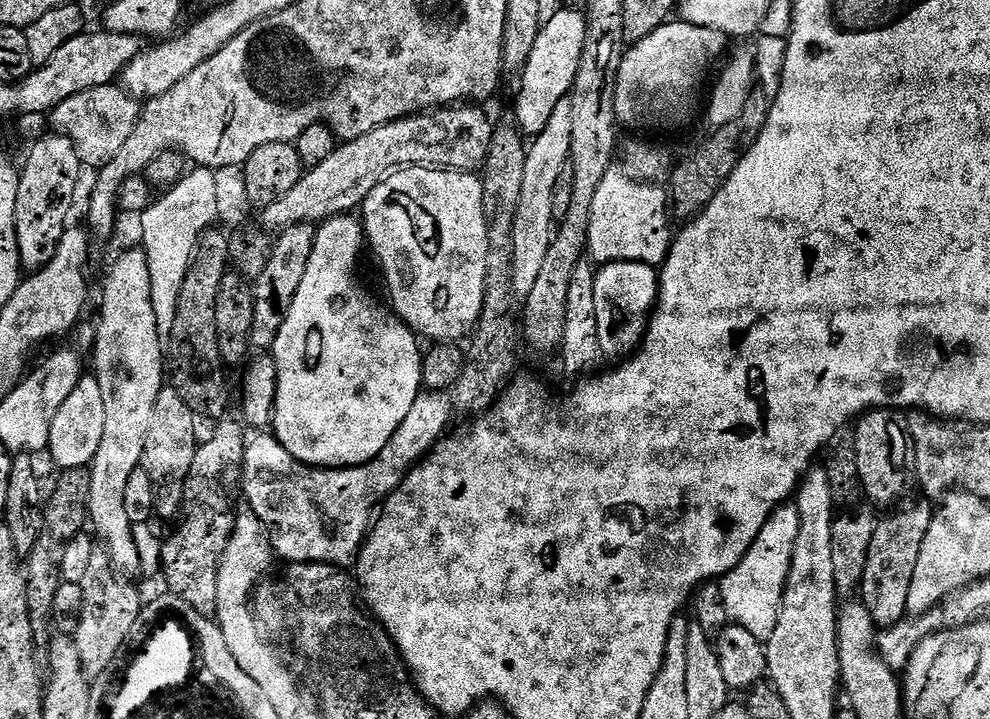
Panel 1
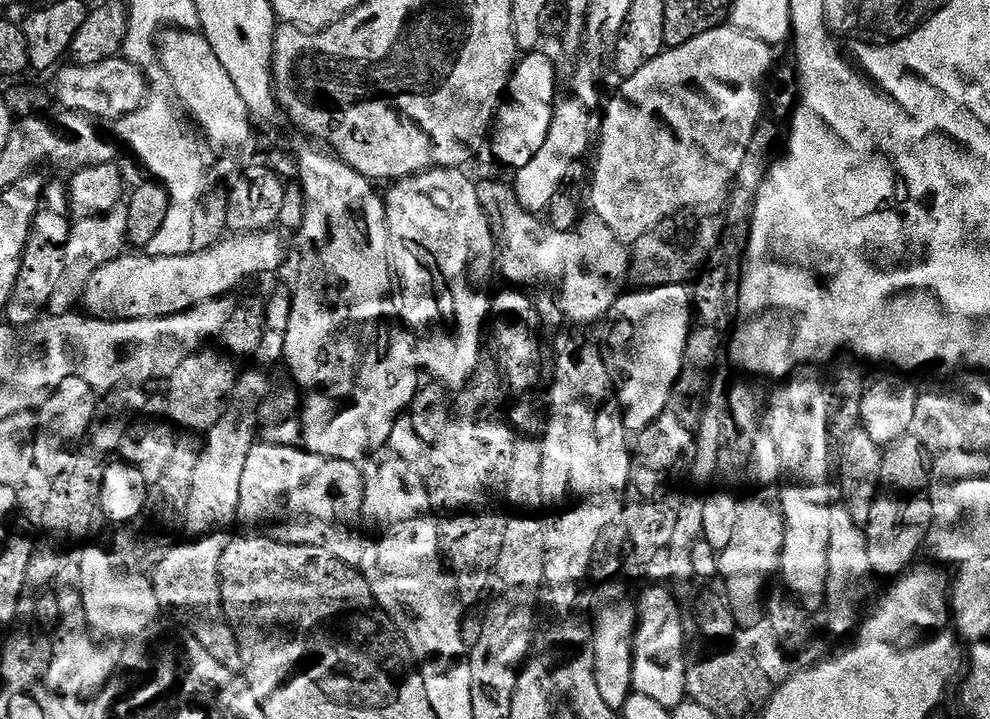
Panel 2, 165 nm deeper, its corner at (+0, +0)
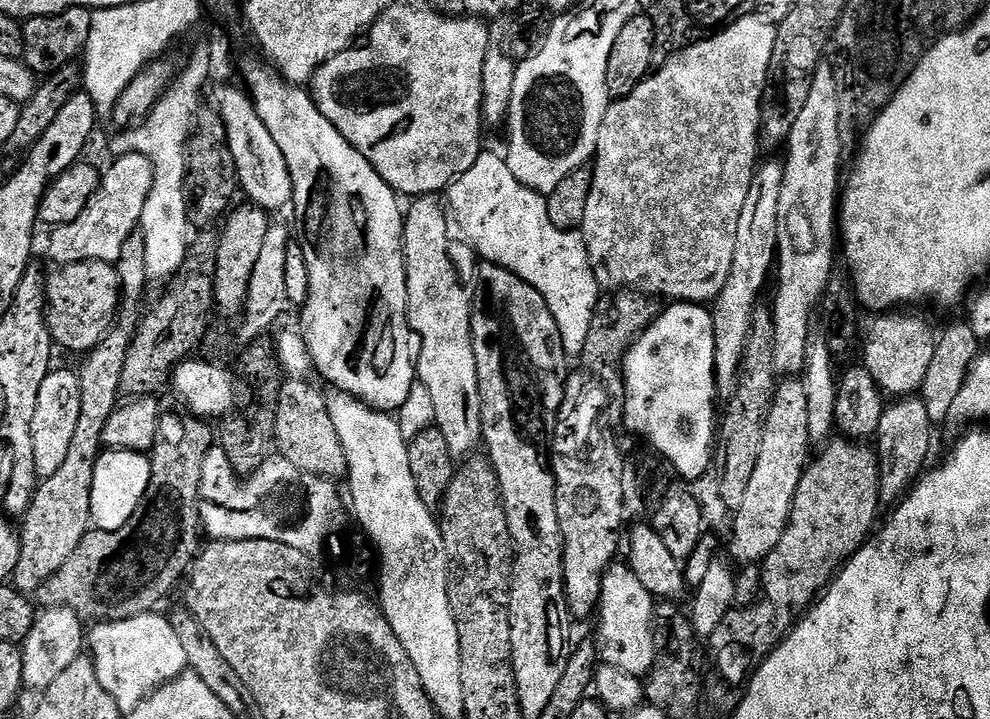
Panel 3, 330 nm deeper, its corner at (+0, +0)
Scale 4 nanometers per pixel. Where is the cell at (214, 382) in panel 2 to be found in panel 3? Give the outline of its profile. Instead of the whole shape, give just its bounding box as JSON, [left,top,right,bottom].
[38,414,214,622]

